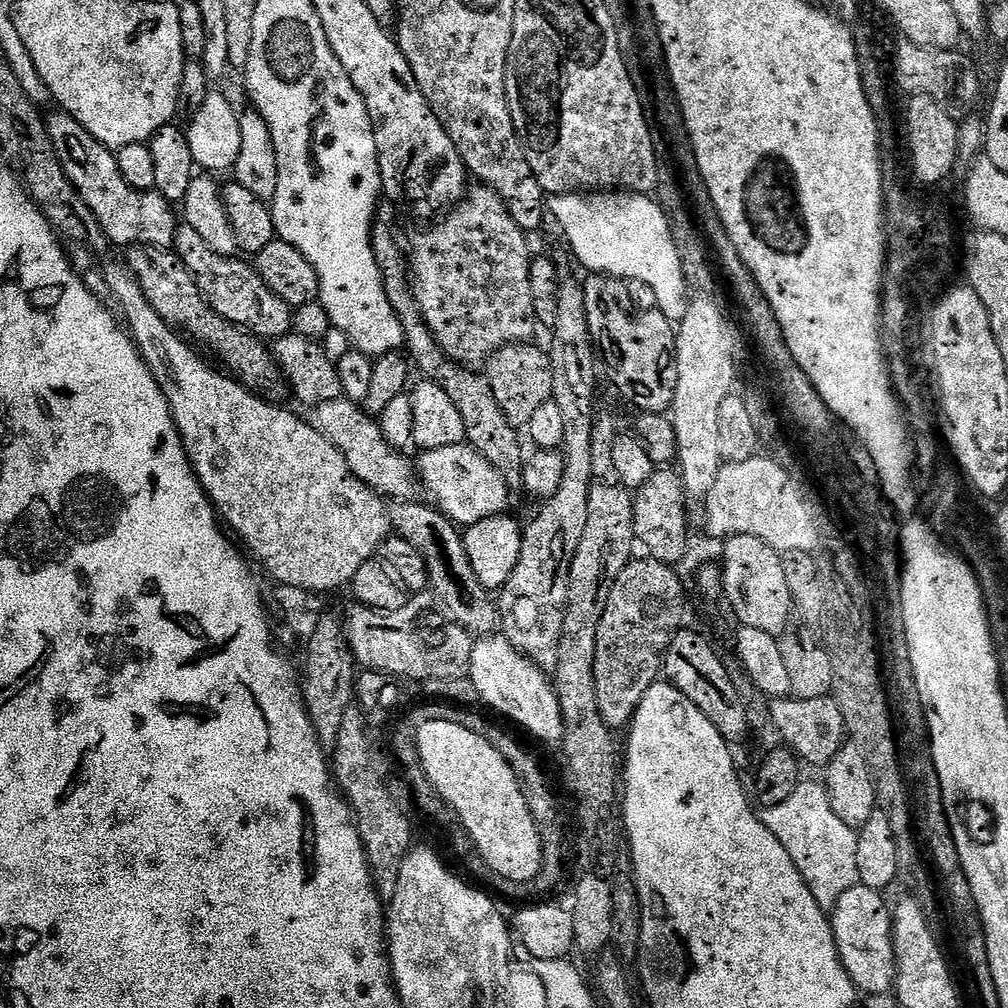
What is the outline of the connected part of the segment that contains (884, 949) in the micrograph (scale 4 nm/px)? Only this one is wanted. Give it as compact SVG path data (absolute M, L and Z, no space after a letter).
M858 883L852 889L846 890L838 899L837 905L834 906L830 913L833 936L837 940L842 938L842 922L840 922L840 908L846 902L844 912L850 916L850 924L852 924L852 932L856 934L852 938L846 938L846 942L850 942L850 946L846 948L846 956L840 956L844 968L849 971L850 966L860 966L862 964L862 972L858 972L860 976L853 978L853 983L861 993L869 992L870 995L876 996L879 992L893 991L896 983L896 958L895 950L892 945L892 916L884 905L884 896L876 893L874 887L867 883Z

